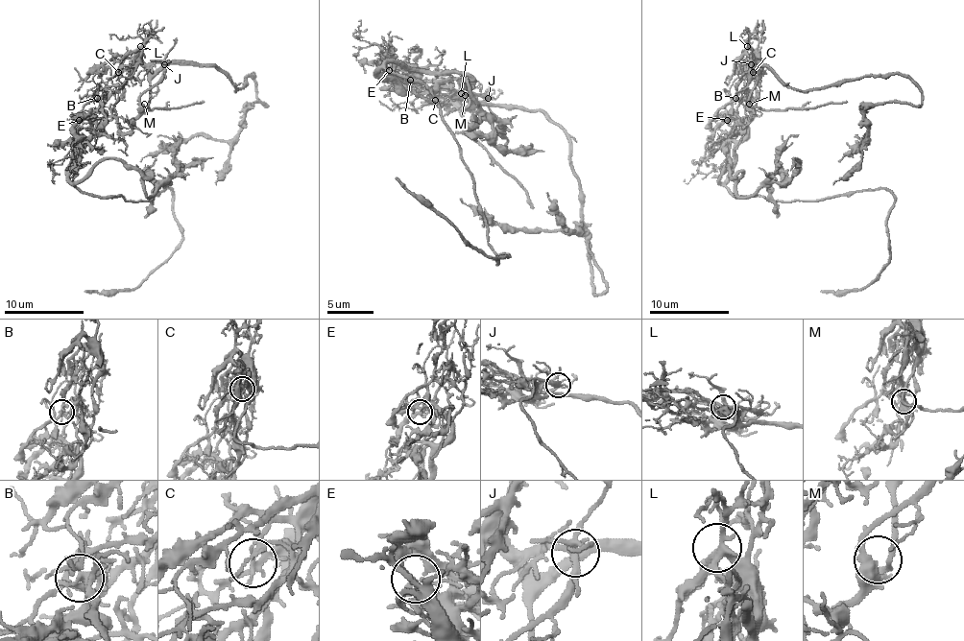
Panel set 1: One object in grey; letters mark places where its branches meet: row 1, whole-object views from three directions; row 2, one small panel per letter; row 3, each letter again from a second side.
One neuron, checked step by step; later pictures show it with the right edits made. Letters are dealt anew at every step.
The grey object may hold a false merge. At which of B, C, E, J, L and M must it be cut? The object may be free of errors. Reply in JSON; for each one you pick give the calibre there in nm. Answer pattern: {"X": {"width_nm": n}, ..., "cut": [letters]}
{"B": {"width_nm": 240}, "cut": ["B"]}

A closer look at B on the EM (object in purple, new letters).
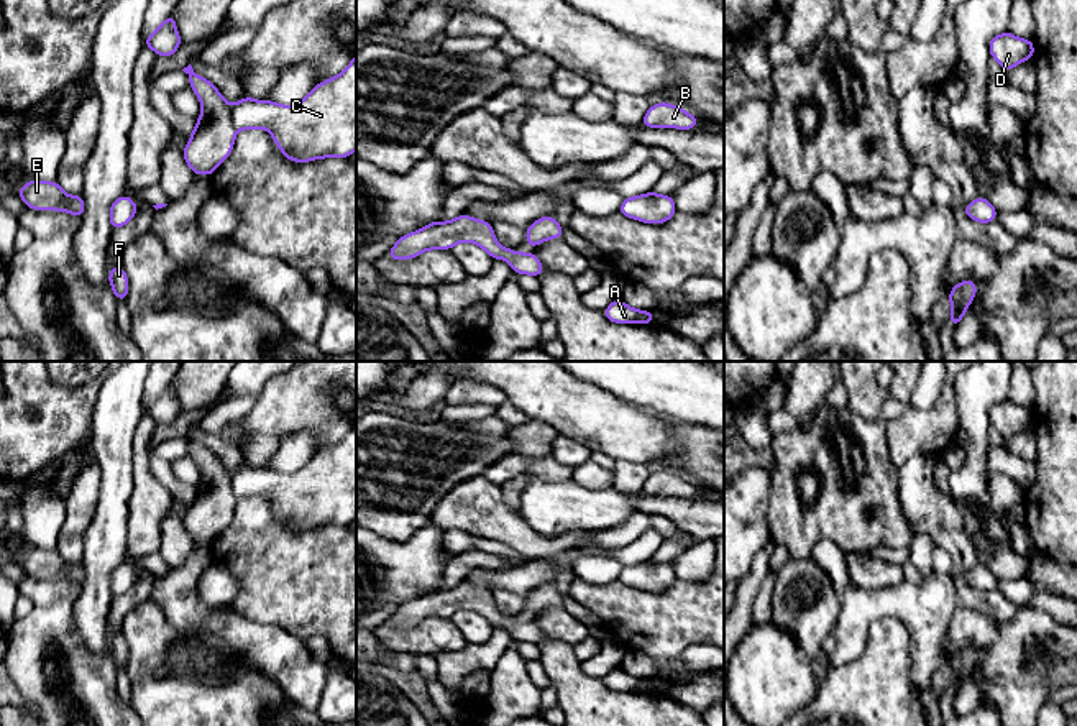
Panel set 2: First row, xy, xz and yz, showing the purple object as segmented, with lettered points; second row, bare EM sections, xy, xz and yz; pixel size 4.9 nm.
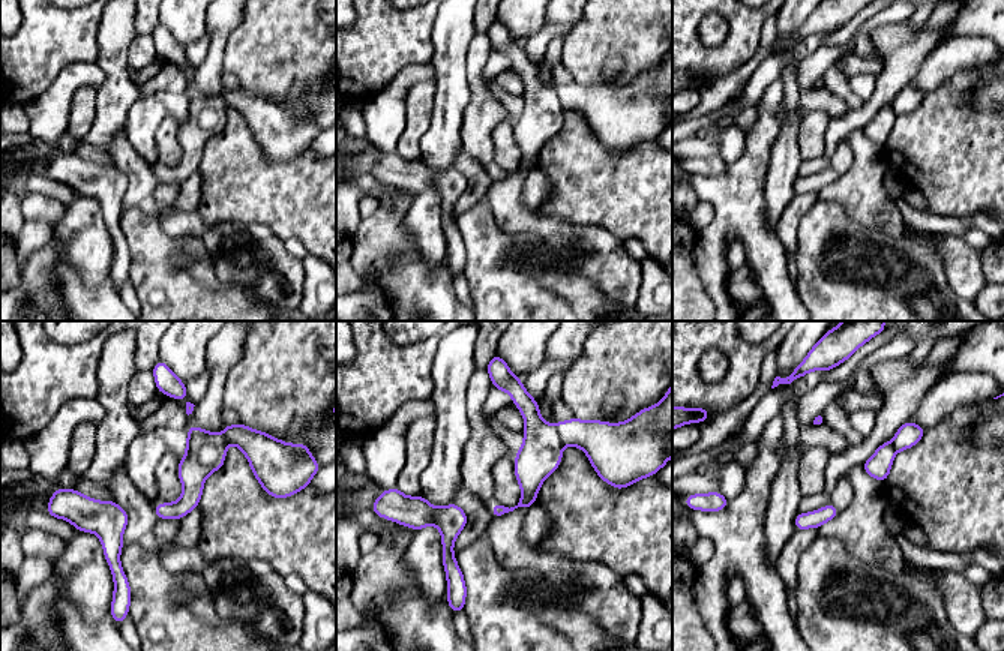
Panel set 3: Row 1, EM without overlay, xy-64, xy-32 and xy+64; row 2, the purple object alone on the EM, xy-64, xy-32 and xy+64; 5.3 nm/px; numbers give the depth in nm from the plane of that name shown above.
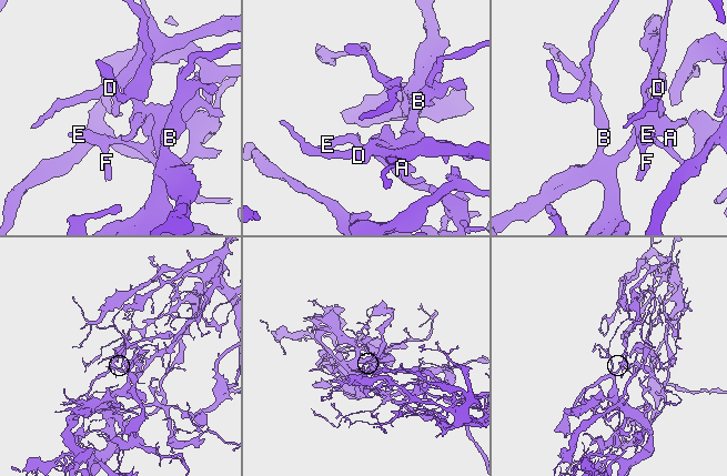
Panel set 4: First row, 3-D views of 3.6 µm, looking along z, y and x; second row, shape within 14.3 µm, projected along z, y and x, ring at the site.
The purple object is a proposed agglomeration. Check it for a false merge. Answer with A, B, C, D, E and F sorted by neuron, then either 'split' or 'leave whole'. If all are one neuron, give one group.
groups A B C / D E F; split

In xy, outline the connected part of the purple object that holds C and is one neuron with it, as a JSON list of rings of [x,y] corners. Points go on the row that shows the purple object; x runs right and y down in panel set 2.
[[[356,53],[343,72],[317,84],[299,103],[287,107],[245,95],[231,105],[231,120],[236,130],[268,130],[282,154],[294,163],[350,158],[356,151]]]

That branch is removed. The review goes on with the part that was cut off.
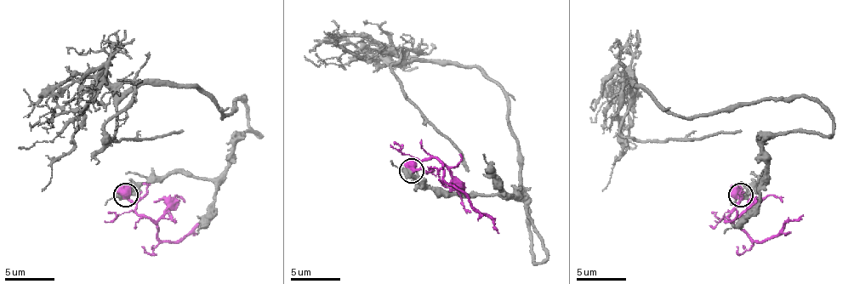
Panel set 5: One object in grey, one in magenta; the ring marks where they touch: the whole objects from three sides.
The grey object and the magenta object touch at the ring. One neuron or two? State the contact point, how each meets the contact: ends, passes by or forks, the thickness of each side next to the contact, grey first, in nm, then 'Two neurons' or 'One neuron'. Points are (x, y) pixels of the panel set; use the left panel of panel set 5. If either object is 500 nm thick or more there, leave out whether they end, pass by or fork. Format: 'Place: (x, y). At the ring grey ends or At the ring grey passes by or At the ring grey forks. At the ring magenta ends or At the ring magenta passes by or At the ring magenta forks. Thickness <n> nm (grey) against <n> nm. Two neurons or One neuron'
Place: (125, 195). Thickness 420 nm (grey) against 500 nm. Two neurons

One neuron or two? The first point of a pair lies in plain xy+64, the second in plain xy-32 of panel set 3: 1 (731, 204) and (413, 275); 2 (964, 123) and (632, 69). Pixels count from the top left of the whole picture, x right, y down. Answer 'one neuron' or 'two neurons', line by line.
1: one neuron
2: two neurons

